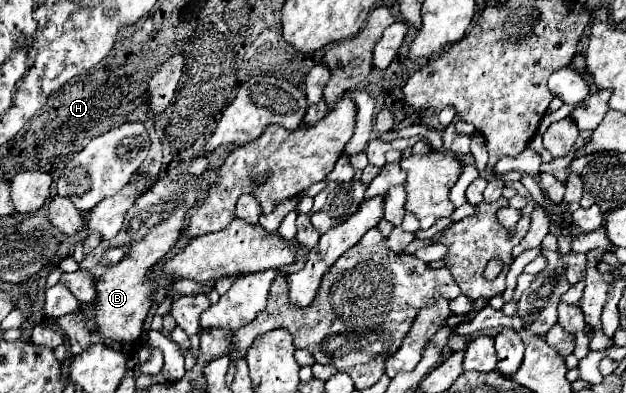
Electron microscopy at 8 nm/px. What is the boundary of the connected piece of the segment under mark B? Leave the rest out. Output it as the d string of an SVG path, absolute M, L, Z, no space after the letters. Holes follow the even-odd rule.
M181 174L177 178L161 178L147 194L137 200L139 204L127 212L123 230L113 240L103 242L89 256L85 256L81 268L89 270L95 276L95 320L97 332L101 336L115 342L133 342L139 338L143 322L151 310L153 296L157 292L157 284L151 278L151 272L181 238L187 210L199 202L199 196L203 192L205 188L201 186L201 180L197 180L197 176ZM111 248L127 248L127 256L117 264L111 264L107 260L107 250Z

